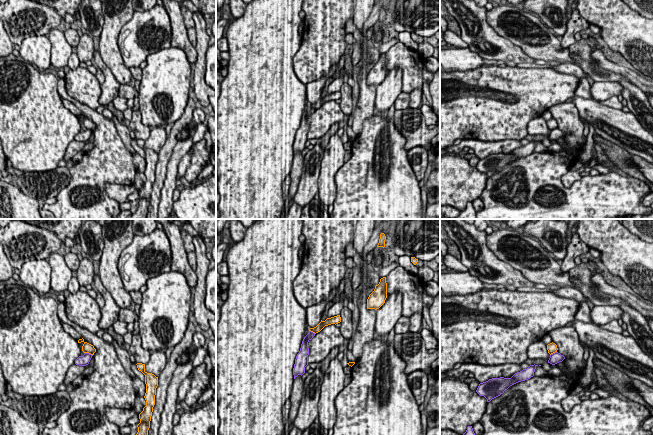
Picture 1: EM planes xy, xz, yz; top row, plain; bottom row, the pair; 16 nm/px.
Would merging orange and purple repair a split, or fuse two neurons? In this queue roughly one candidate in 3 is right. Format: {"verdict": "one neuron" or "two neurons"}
{"verdict": "two neurons"}

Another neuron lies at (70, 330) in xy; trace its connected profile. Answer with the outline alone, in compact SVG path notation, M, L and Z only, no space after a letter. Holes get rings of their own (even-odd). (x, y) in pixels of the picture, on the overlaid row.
M61 321L62 327L71 337L73 337L75 340L82 339L82 336L70 325L63 323Z

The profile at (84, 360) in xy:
M85 353L83 356L79 356L76 360L75 360L75 364L79 365L79 366L86 366L89 364L91 358L93 355L89 354L89 353Z

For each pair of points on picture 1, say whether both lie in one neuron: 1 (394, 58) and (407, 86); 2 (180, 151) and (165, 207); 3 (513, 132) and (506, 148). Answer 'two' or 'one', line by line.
1: one
2: one
3: two

